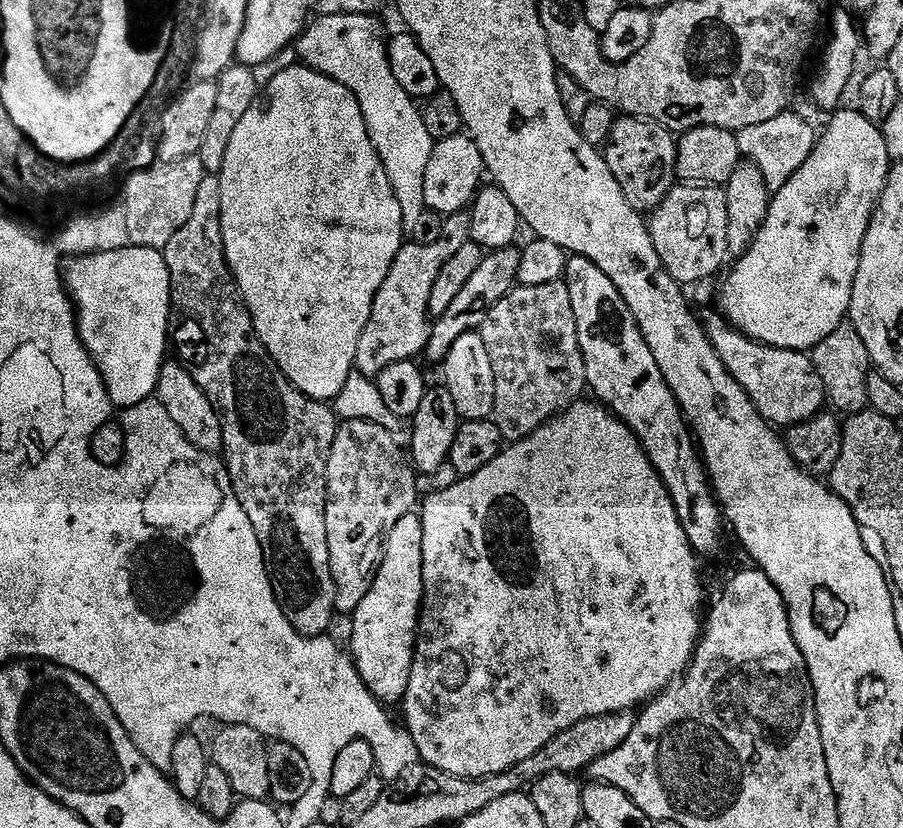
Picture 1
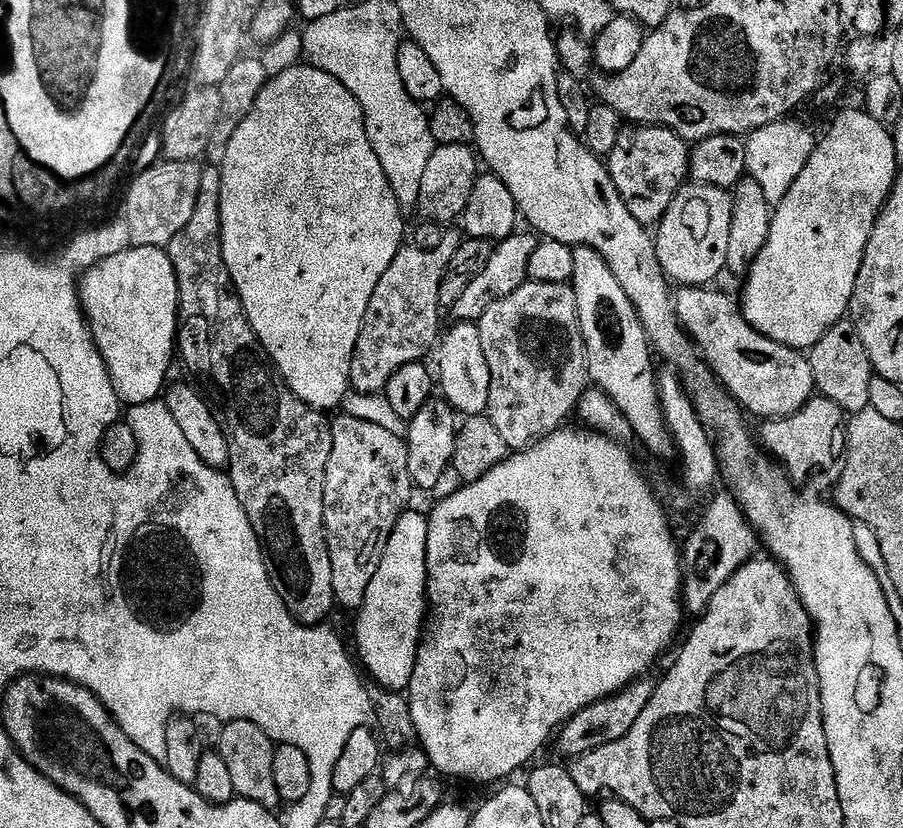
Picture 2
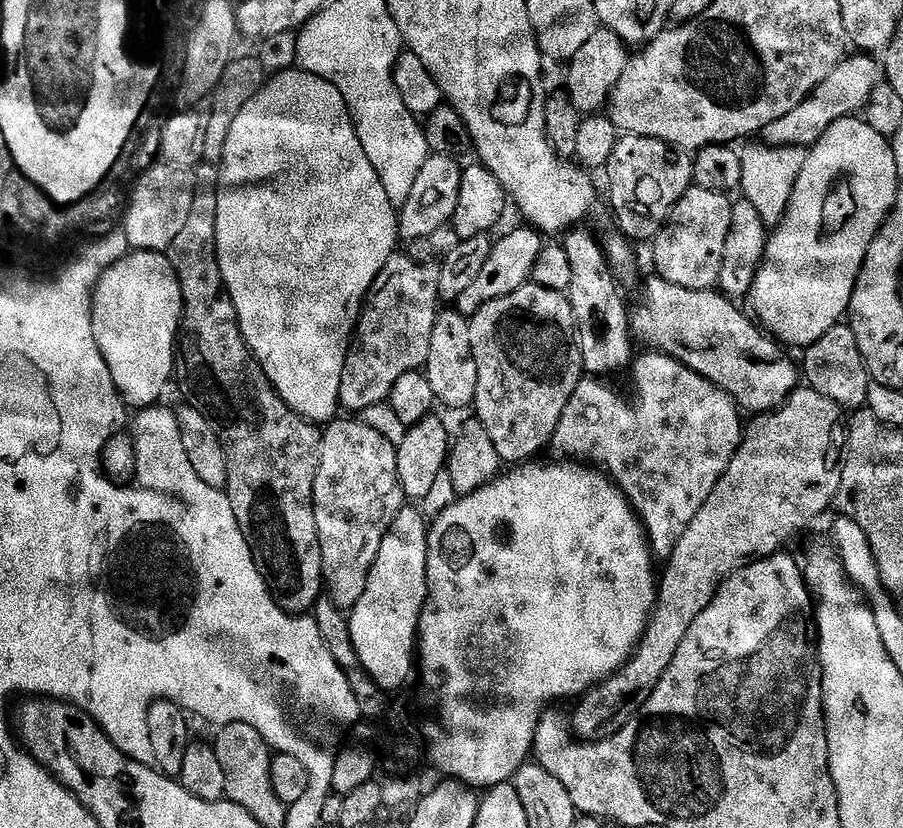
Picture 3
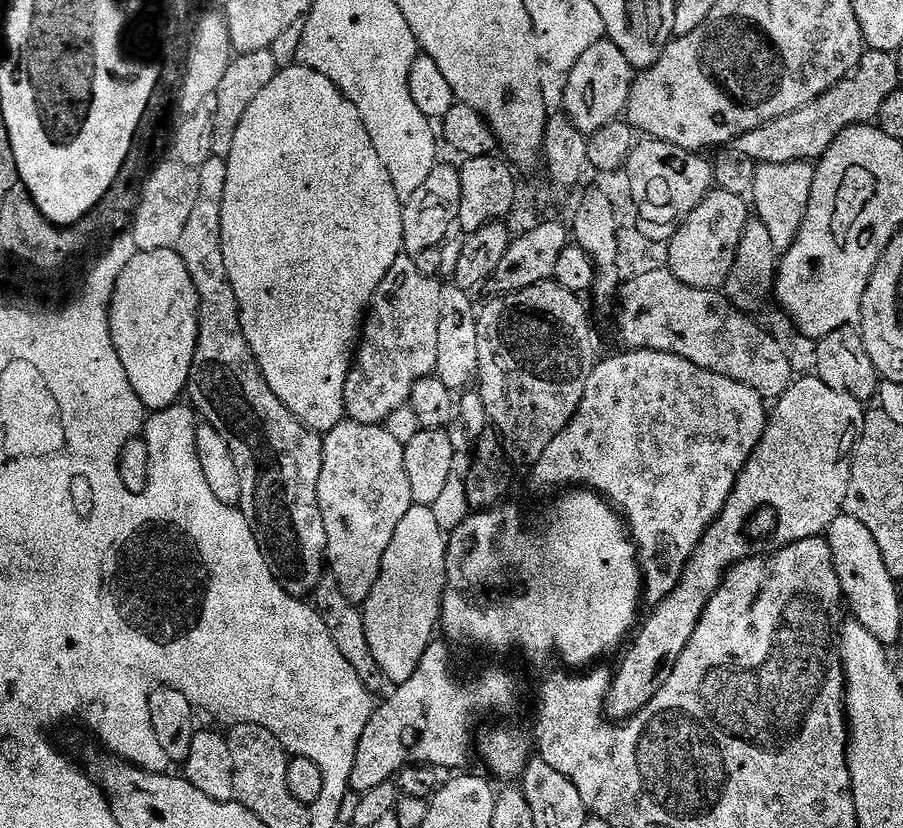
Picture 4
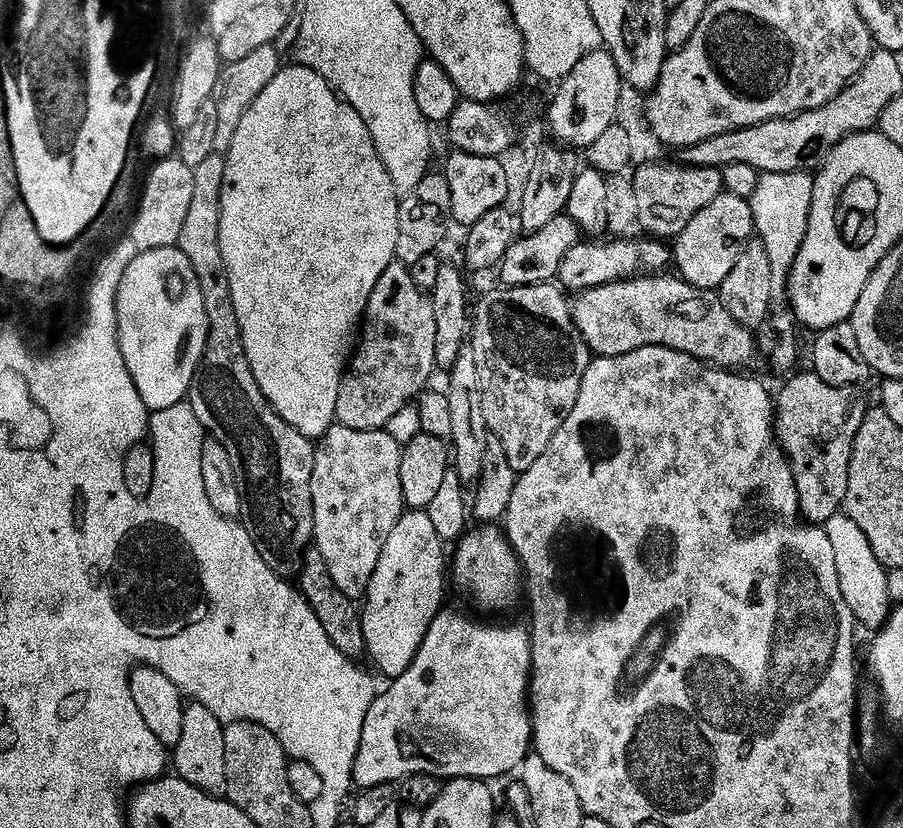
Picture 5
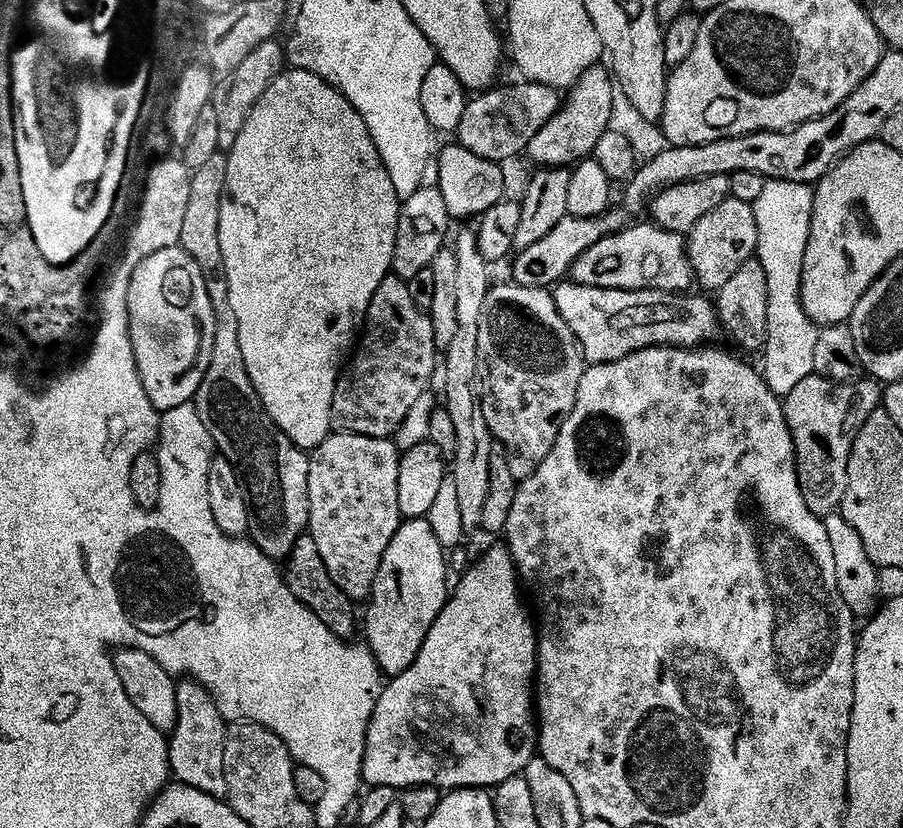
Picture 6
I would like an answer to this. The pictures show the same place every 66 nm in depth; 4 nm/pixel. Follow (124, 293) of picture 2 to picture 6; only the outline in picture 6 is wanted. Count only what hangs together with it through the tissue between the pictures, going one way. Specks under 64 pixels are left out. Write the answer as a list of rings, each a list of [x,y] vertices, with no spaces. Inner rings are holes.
[[[179,246],[158,250],[158,254],[144,257],[134,271],[129,288],[130,342],[134,346],[134,358],[142,386],[146,386],[146,394],[150,402],[154,402],[157,412],[163,414],[184,403],[195,401],[202,386],[202,378],[206,378],[210,366],[215,329],[214,306],[210,306],[206,278],[198,262],[194,262],[194,258],[190,258],[190,254],[186,254]]]

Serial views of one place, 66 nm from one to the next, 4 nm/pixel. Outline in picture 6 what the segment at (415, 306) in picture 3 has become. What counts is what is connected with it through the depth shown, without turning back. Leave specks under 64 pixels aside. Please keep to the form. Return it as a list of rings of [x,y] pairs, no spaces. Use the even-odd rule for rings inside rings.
[[[390,274],[384,279],[382,286],[374,290],[374,298],[370,302],[368,317],[364,320],[358,347],[351,357],[350,366],[345,367],[336,384],[332,407],[333,425],[339,431],[362,434],[370,438],[387,440],[395,437],[398,426],[402,426],[406,414],[410,414],[410,406],[414,406],[414,402],[418,402],[418,398],[422,398],[429,391],[428,383],[435,372],[437,375],[438,349],[434,342],[432,317],[415,305],[410,296],[408,281]]]

